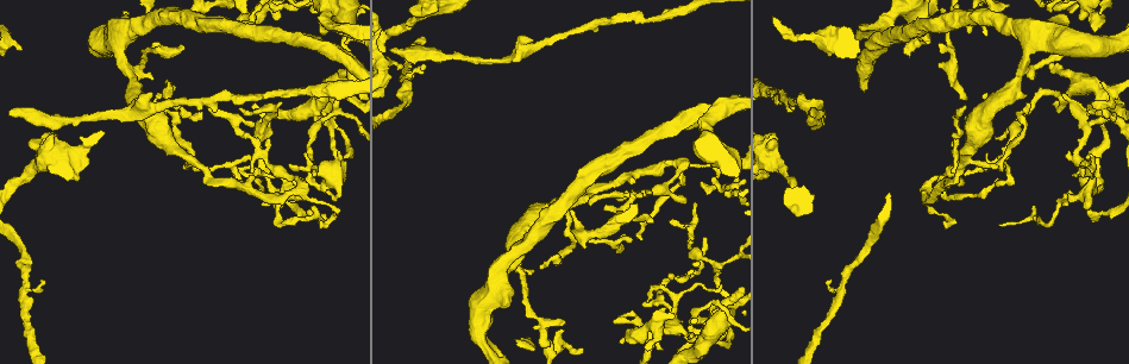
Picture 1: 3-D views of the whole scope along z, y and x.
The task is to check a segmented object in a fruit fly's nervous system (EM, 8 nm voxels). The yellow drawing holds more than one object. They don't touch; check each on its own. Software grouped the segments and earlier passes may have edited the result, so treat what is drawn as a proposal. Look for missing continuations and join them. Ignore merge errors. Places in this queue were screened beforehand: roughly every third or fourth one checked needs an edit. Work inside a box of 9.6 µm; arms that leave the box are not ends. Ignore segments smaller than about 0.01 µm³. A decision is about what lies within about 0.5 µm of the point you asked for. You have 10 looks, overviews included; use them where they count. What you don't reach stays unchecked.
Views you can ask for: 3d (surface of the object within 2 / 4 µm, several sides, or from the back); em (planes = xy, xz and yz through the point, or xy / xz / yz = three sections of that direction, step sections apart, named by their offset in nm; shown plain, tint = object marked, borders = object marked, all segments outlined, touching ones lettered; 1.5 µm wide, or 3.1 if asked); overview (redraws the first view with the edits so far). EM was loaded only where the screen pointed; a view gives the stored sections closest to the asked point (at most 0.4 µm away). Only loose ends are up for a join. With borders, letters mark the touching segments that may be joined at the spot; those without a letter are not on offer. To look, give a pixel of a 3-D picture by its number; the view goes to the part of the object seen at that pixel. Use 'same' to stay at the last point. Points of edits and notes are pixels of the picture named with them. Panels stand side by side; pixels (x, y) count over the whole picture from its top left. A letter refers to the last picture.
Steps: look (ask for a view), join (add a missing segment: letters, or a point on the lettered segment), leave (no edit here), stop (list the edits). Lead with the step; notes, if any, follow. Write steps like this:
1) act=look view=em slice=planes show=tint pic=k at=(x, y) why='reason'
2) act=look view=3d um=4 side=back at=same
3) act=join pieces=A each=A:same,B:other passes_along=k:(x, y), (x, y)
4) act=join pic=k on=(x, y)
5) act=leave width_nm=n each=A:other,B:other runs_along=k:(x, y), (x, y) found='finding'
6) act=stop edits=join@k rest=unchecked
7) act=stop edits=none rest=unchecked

act=look view=em slice=planes show=tint pic=1 at=(41, 283) why='thin end'

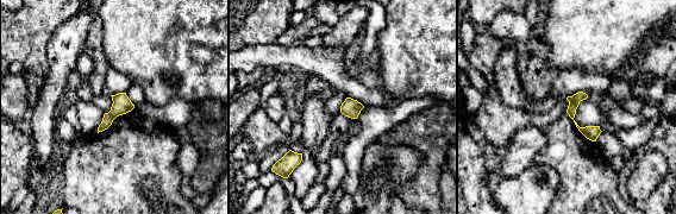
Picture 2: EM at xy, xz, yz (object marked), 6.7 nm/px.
act=look view=em slice=planes show=borders at=same

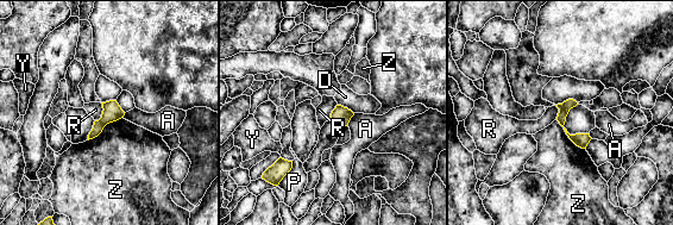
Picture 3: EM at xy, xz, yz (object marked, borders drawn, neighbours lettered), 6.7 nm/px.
act=leave each=A:other,D:other,P:other,R:other,Y:other,Z:other found='none of them fits'

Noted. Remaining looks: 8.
act=look view=em slice=yz step=4 show=borders pic=1 at=(812, 111) why='branch stops here'

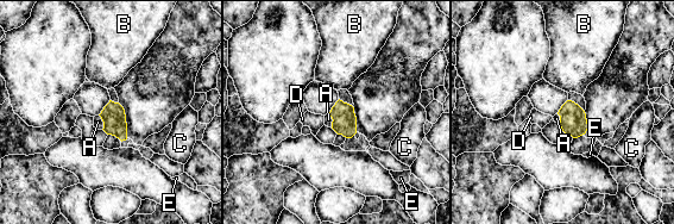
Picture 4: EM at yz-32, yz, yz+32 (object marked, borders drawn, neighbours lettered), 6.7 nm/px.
act=look view=em slice=planes show=borders at=same

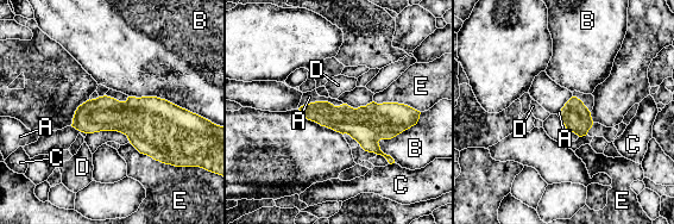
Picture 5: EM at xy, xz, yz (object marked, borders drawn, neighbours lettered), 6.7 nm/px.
act=join pieces=A longest_contact=B:400nm each=A:same,B:other,C:other,D:other,E:other passes_along=5:(345, 119), (320, 101), (309, 97) found='it goes on there'

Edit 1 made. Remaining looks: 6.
act=look view=3d um=2 side=back pic=1 at=(1089, 155) why='an open end'

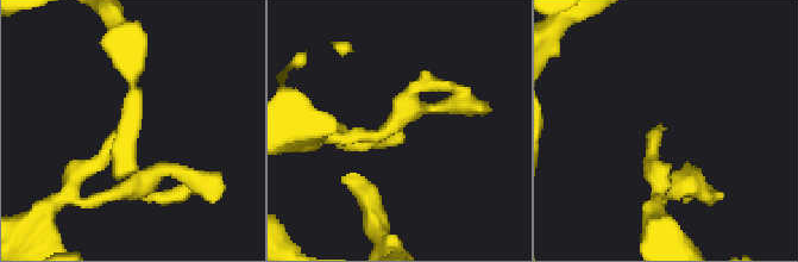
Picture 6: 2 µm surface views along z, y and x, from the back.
act=look view=em slice=planes show=plain pic=6 at=(662, 128)

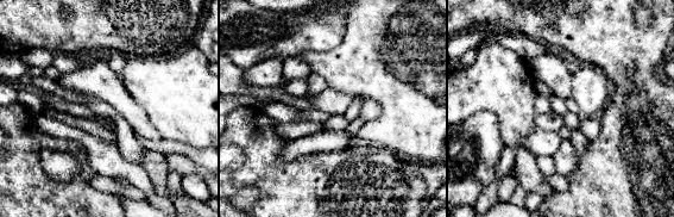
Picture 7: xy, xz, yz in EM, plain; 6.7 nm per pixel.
act=look view=em slice=planes show=borders at=same

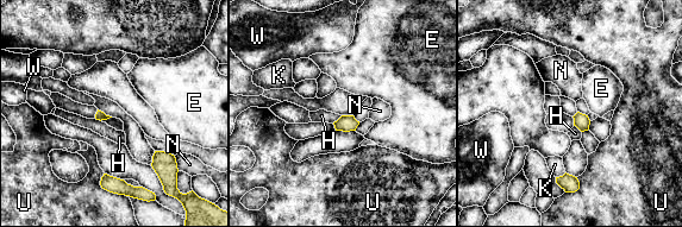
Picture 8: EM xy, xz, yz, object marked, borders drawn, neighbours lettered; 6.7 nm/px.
act=leave each=E:other,H:other,K:other,N:other,U:other,W:other border=8:(342, 115), (332, 123) found='no lettered segment goes on from it'

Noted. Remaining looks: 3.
act=look view=3d um=4 pic=1 at=(1095, 220) why='an open end'

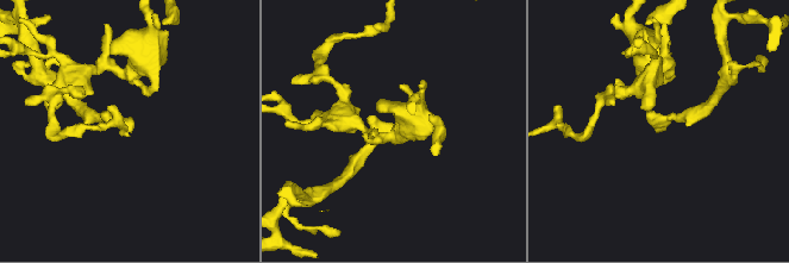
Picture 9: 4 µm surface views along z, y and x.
act=look view=em slice=planes show=borders pic=9 at=(129, 129)

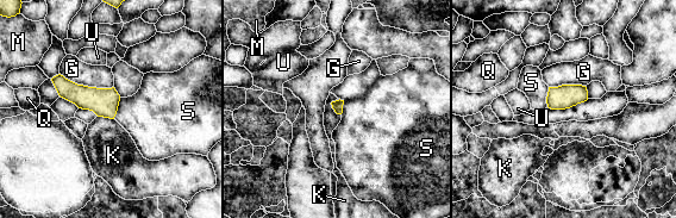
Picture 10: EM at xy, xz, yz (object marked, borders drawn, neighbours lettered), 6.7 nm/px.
act=leave each=G:other,K:other,M:other,Q:other,S:other,U:other found='none of them fits'

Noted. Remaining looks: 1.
act=stop edits=join@5 rest=unchecked

